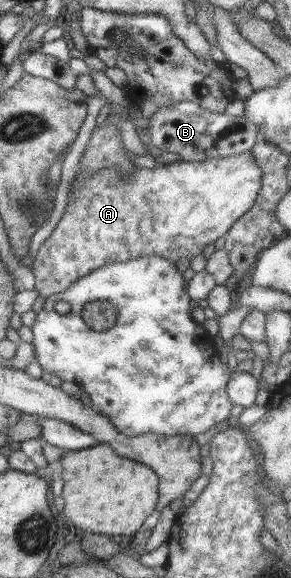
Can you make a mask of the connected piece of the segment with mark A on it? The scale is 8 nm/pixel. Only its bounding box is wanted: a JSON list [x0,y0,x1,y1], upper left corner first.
[30,151,261,298]

